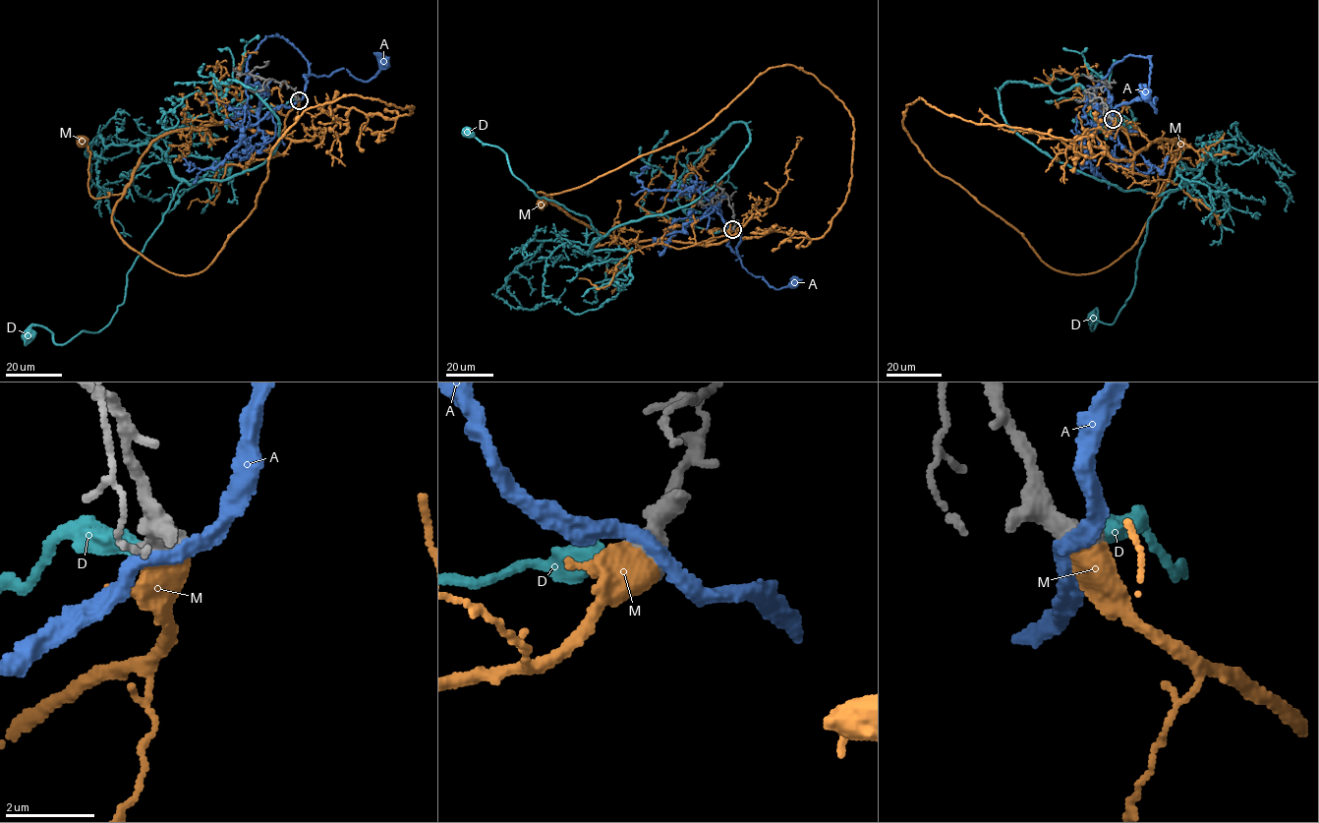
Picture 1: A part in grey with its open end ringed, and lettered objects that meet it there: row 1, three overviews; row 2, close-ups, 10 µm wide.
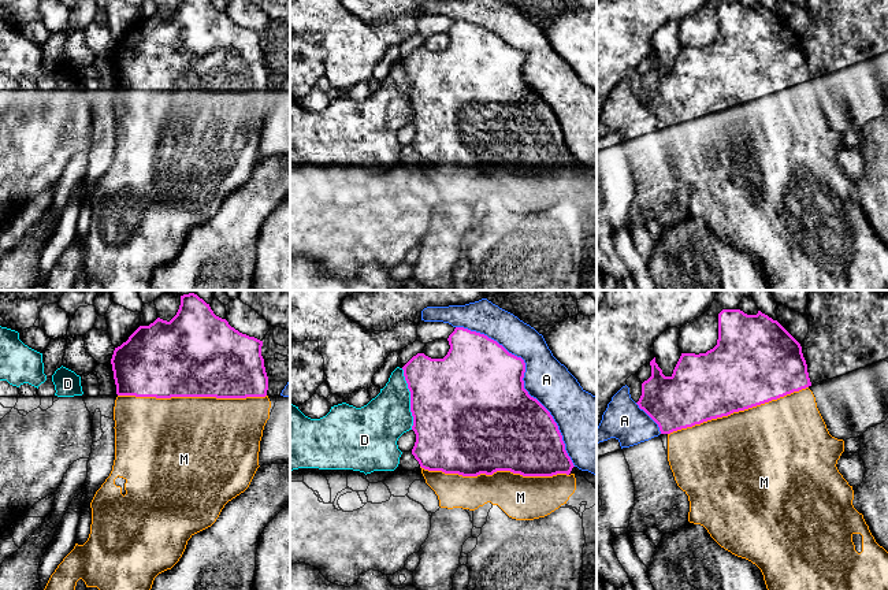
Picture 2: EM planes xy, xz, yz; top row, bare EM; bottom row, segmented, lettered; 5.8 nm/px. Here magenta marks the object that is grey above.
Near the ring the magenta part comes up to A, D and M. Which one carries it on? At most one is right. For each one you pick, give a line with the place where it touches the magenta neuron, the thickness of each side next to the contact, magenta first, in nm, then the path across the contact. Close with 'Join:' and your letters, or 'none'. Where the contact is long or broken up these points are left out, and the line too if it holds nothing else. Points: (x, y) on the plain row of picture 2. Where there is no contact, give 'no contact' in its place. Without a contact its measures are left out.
M: xy (192, 89) | 500/500 nm
Join: M

